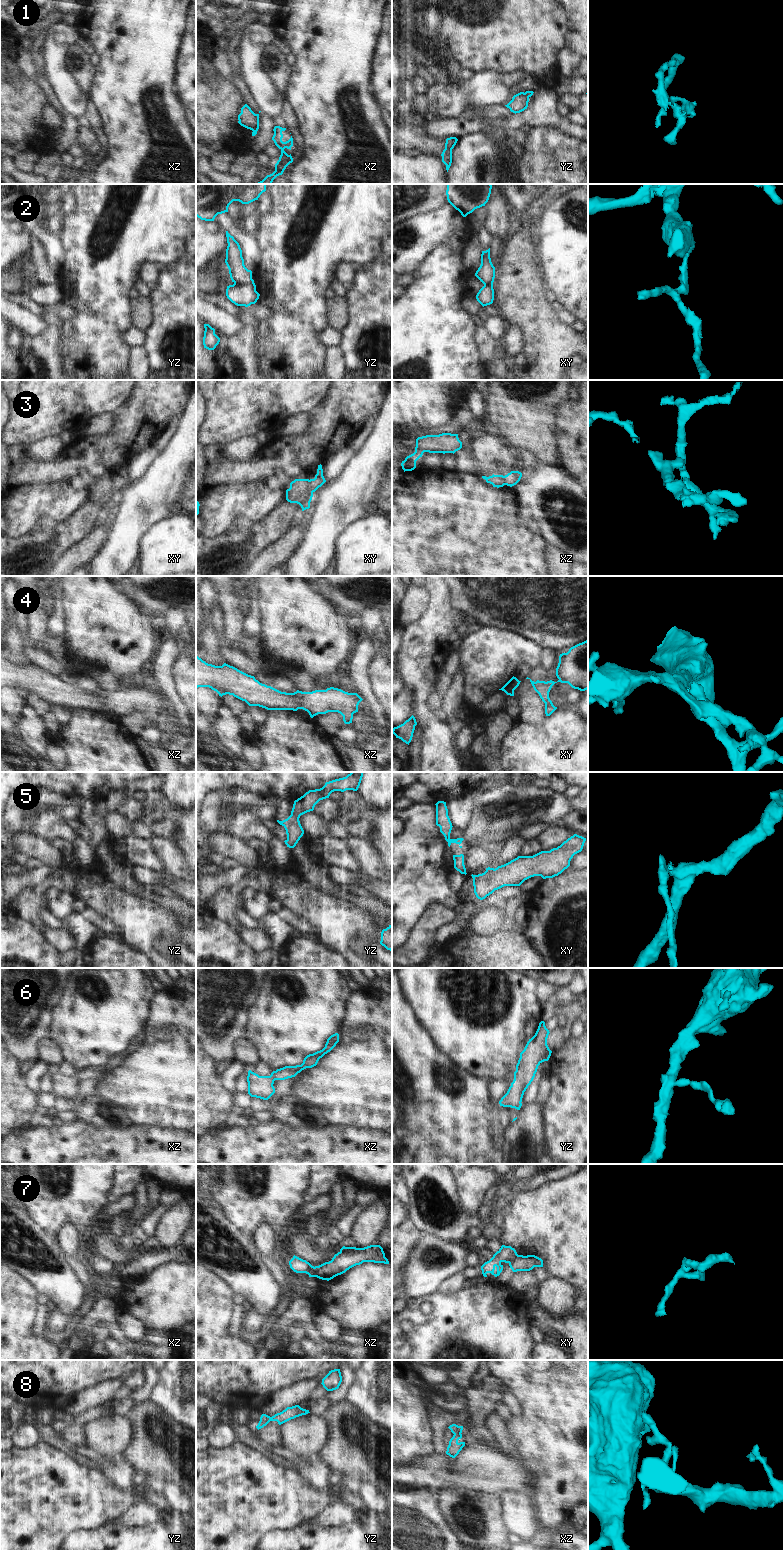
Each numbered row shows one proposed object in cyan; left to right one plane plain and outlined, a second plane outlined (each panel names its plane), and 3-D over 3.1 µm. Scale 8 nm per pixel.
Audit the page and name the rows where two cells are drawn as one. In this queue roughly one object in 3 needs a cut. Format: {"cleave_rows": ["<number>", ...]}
{"cleave_rows": ["1", "2", "3", "7", "8"]}

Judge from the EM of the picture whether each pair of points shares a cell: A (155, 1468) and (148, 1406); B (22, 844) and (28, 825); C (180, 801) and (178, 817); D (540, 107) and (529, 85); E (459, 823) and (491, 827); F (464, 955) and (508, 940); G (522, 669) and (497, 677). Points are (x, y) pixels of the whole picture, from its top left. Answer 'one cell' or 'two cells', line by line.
A: one cell
B: two cells
C: two cells
D: two cells
E: two cells
F: one cell
G: two cells

